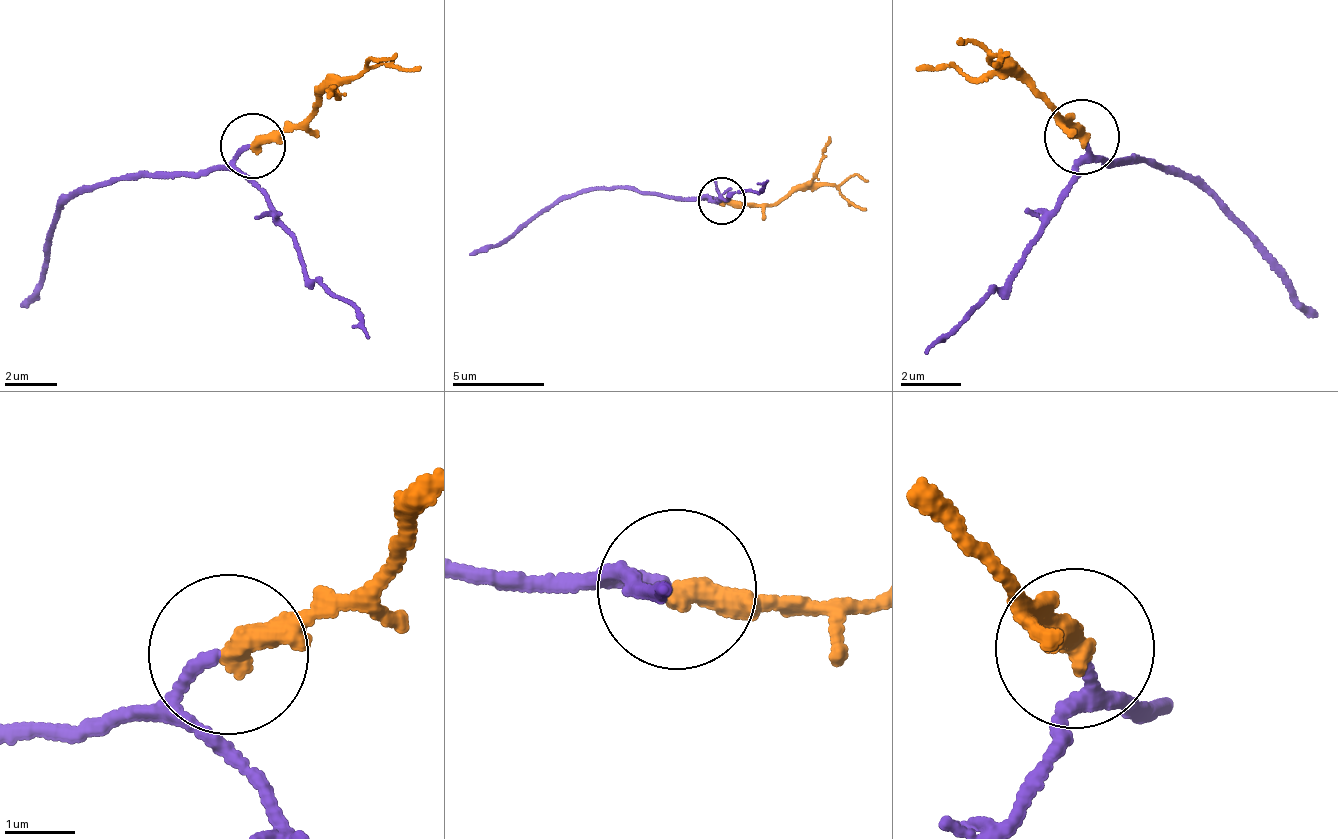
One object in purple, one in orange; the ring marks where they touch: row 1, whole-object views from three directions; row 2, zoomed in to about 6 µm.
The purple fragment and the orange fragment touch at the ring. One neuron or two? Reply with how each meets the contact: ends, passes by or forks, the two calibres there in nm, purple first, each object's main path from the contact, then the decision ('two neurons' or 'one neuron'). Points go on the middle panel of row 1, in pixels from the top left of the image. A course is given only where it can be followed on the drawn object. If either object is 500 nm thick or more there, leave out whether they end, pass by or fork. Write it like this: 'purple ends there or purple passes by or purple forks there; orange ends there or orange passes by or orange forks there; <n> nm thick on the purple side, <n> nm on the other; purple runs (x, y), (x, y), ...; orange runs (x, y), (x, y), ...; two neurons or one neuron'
purple ends there; orange ends there; 150 nm thick on the purple side, 360 nm on the other; purple runs (720, 199), (584, 190), (467, 253); orange runs (720, 199), (780, 203), (799, 189), (830, 184), (864, 209); one neuron

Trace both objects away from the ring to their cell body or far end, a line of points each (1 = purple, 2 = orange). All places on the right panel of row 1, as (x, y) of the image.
1: (1081, 138), (1109, 164), (1176, 166), (1316, 318)
2: (1081, 138), (1048, 98), (995, 65)

